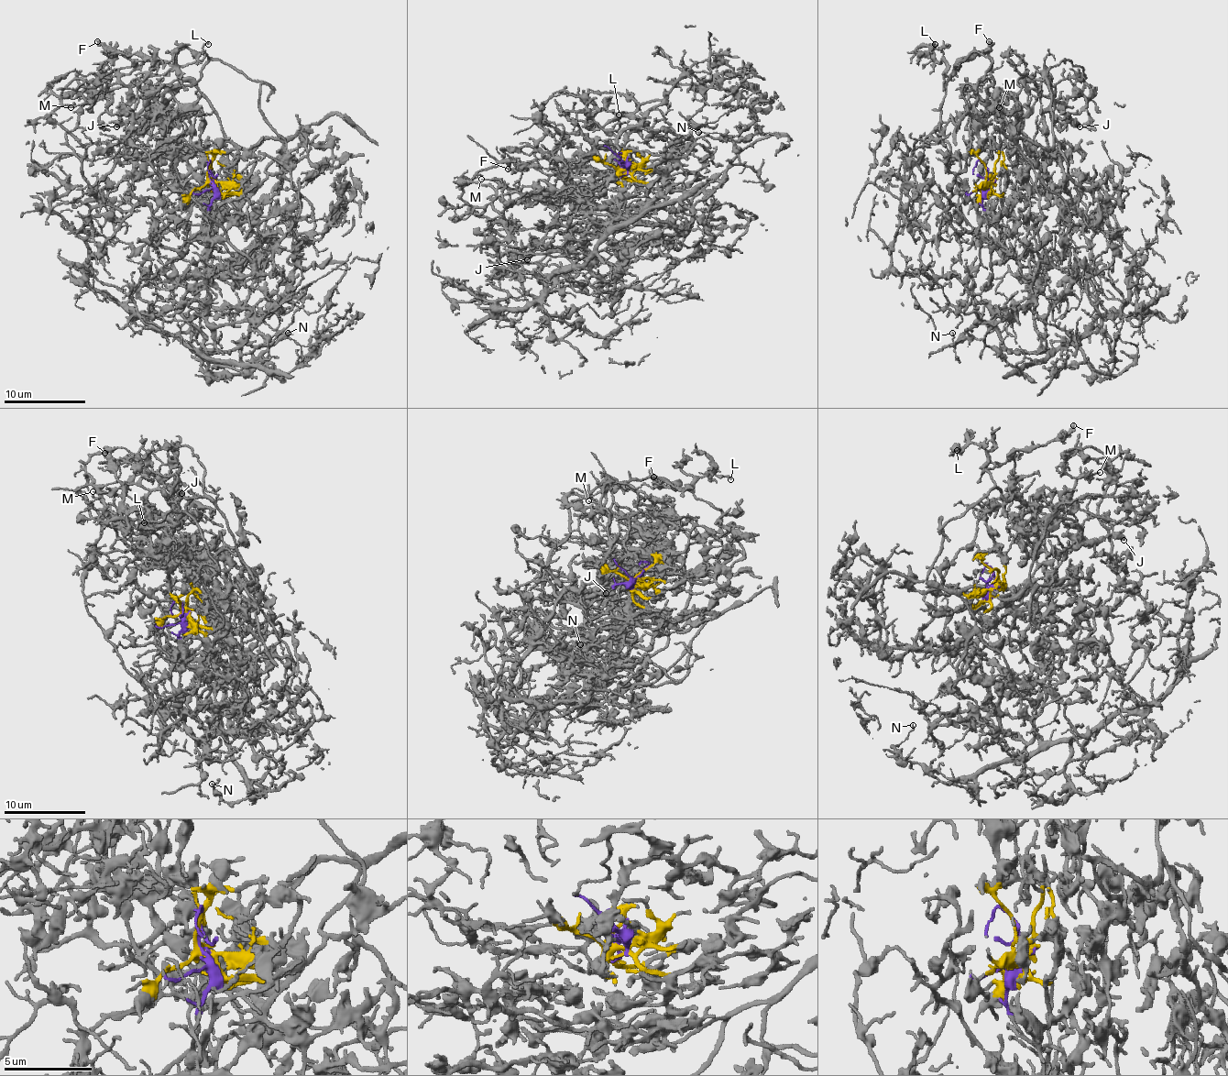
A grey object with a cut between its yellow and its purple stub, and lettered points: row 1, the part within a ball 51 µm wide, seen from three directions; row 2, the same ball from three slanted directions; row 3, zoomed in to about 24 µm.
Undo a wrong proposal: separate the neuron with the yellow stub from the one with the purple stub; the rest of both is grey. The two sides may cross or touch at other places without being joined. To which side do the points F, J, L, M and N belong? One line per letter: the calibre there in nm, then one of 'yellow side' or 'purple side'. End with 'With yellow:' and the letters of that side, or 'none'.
F: calibre 400 nm; yellow side
J: calibre 340 nm; yellow side
L: calibre 140 nm; yellow side
M: calibre 110 nm; yellow side
N: calibre 150 nm; purple side
With yellow: F, J, L, M

